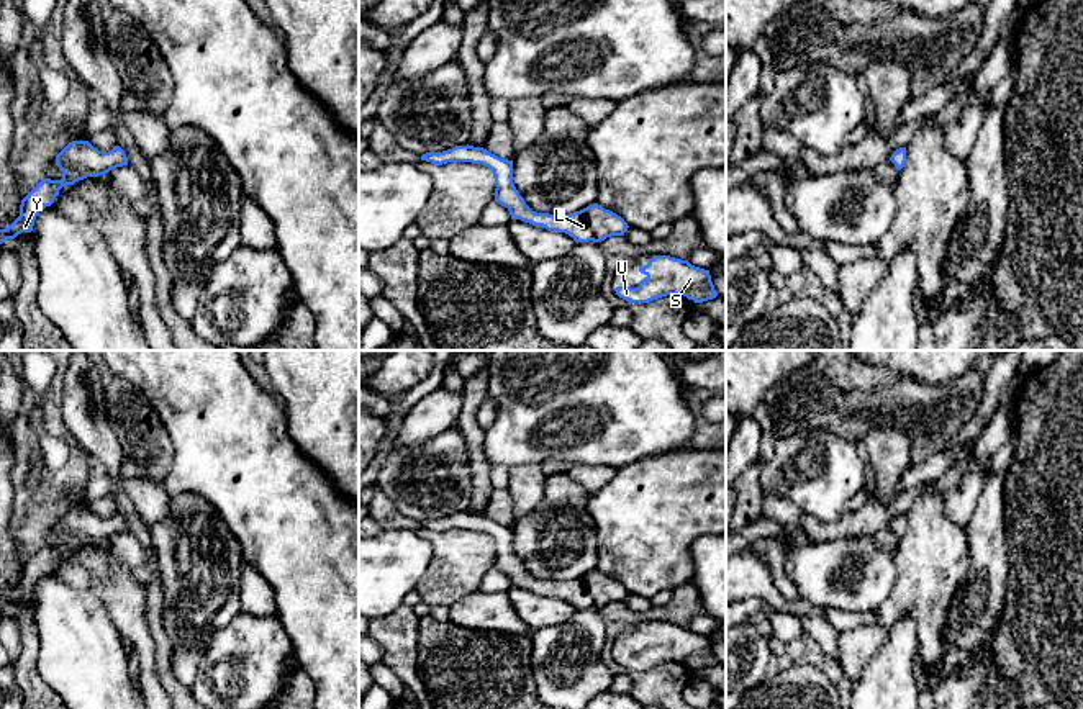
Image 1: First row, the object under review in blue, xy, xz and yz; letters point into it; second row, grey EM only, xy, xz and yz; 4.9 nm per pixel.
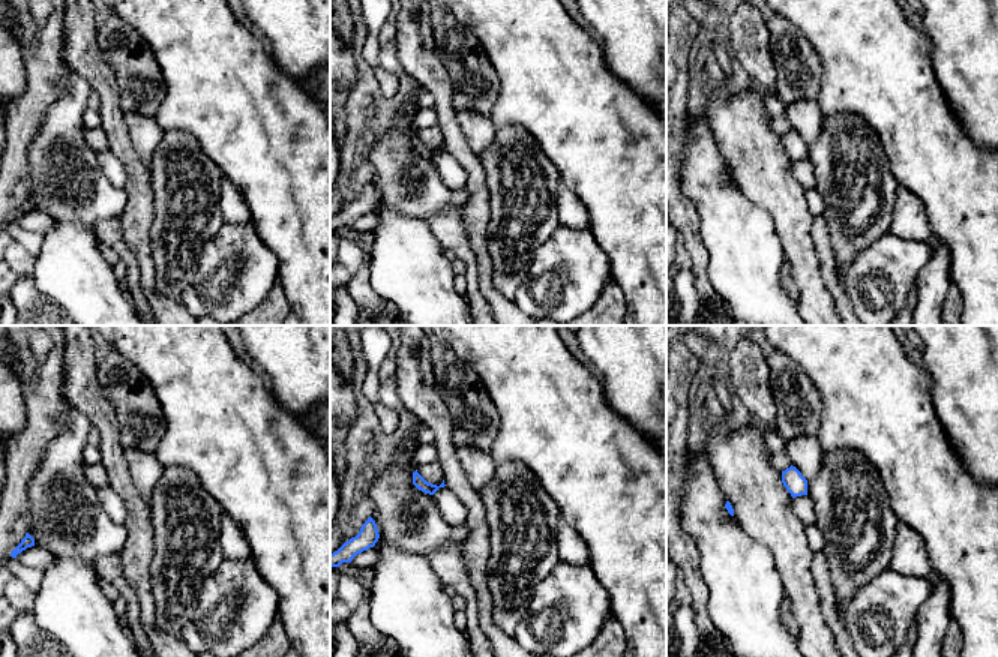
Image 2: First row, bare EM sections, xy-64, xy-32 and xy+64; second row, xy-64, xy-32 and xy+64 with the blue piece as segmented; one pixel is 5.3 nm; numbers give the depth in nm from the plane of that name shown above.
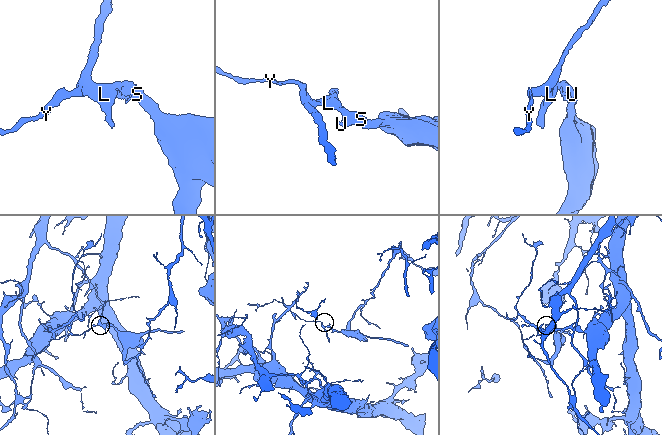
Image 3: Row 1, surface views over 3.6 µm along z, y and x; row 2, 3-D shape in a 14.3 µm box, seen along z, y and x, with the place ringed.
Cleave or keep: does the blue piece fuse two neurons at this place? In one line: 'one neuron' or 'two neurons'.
two neurons

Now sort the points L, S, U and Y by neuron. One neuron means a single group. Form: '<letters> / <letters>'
L S U / Y

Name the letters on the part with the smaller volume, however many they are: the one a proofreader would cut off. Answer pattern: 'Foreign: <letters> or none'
Foreign: L, S, U

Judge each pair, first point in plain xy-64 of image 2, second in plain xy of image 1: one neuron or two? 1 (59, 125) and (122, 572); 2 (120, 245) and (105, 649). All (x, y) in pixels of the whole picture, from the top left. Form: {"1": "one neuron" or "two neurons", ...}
{"1": "two neurons", "2": "two neurons"}

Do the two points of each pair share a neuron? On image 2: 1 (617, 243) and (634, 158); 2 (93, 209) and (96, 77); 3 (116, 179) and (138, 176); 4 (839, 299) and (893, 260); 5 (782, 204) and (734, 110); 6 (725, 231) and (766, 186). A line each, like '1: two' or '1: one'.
1: one
2: two
3: two
4: two
5: one
6: two

